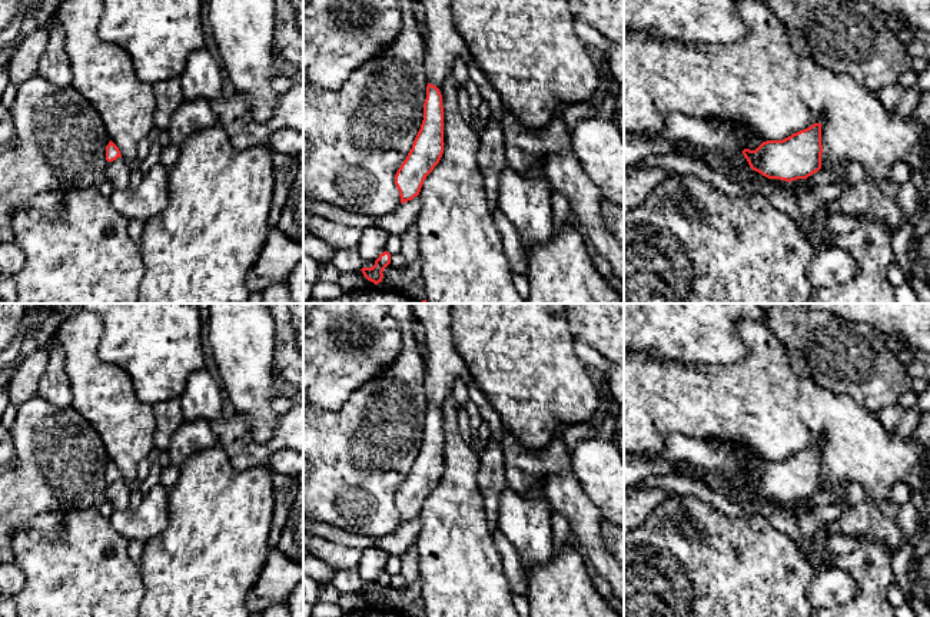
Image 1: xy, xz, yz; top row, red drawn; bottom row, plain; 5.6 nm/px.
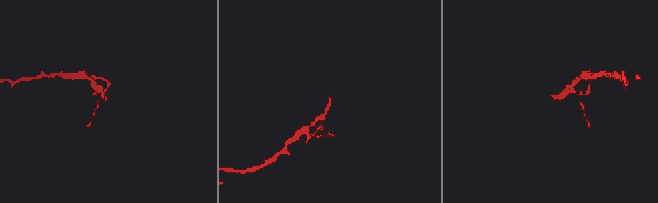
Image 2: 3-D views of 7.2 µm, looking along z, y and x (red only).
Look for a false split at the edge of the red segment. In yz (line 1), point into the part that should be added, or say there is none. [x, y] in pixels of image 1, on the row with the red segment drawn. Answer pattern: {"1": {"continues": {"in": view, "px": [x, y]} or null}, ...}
{"1": {"continues": null}}

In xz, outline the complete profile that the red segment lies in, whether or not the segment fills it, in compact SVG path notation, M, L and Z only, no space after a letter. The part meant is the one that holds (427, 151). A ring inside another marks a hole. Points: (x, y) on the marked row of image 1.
M419 0L425 9L426 99L424 120L412 149L395 175L401 203L419 195L426 176L444 153L442 86L456 60L468 63L469 50L452 20L451 0Z

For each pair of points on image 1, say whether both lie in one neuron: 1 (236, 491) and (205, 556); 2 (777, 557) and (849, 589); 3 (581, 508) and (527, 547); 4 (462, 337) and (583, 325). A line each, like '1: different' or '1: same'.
1: same
2: different
3: different
4: different

